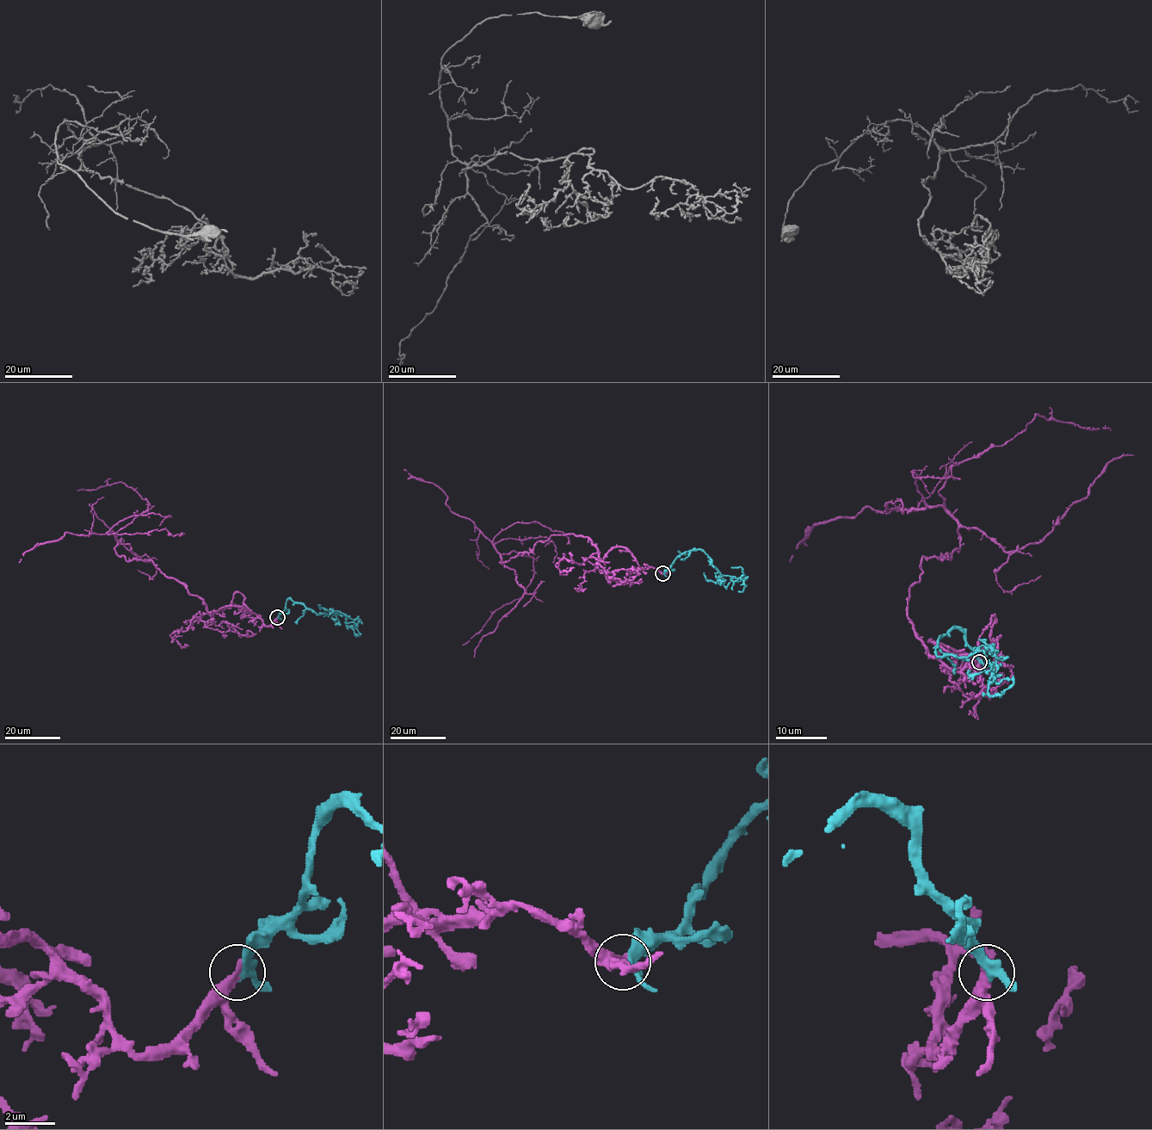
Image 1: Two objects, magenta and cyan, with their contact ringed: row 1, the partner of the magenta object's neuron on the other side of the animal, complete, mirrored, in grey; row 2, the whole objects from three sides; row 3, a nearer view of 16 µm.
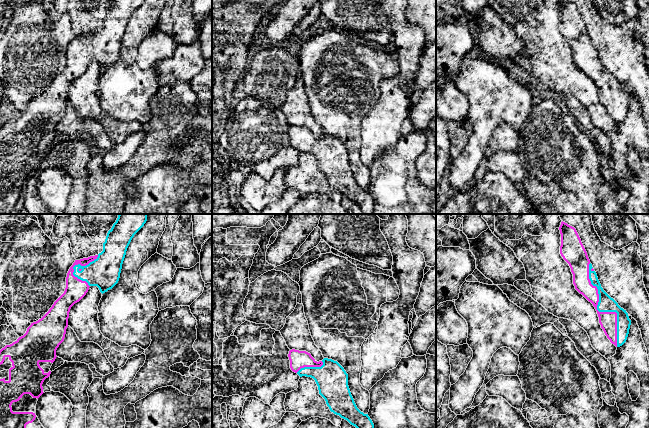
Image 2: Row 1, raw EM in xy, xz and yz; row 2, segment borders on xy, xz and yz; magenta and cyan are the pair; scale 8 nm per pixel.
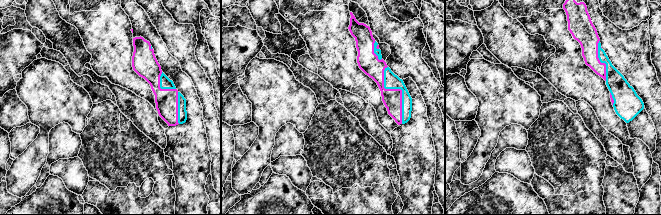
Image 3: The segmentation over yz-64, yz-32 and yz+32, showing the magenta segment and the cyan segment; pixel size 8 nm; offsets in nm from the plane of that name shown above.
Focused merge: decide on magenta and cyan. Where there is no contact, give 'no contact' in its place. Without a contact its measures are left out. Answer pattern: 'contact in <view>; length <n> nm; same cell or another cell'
contact in yz; length 700 nm; same cell

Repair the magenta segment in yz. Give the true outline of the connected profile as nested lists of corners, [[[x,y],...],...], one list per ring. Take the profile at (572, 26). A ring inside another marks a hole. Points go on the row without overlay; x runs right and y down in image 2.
[[[561,0],[560,30],[569,40],[575,65],[595,83],[601,104],[612,120],[622,122],[628,113],[631,96],[626,86],[601,63],[576,5]]]

